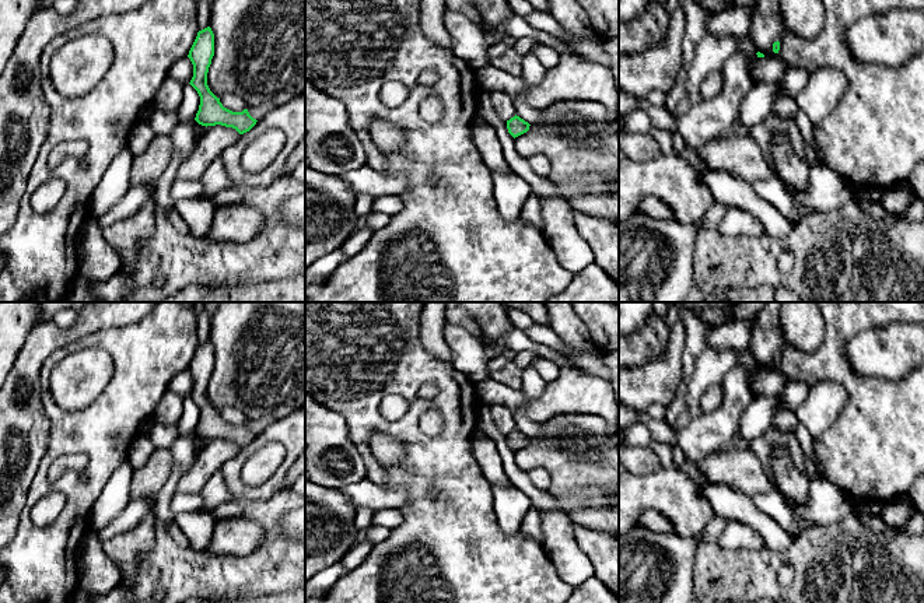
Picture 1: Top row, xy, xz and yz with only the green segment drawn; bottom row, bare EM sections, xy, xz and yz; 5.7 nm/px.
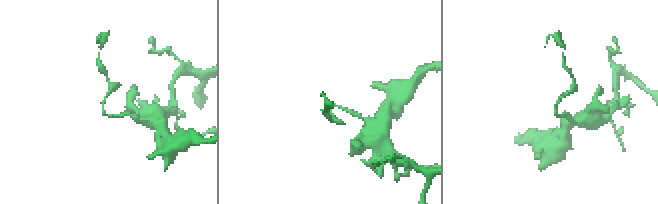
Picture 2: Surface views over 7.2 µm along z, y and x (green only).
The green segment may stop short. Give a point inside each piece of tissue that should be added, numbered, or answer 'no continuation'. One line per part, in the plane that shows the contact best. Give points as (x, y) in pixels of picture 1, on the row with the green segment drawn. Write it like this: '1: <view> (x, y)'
no continuation

